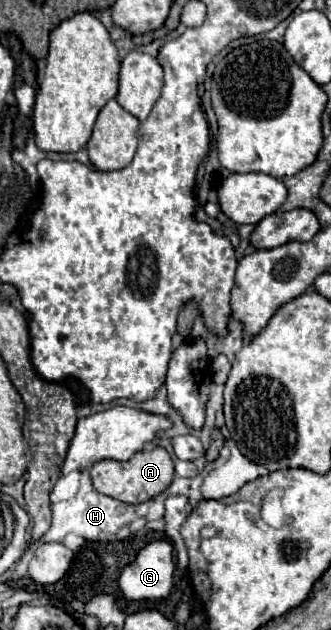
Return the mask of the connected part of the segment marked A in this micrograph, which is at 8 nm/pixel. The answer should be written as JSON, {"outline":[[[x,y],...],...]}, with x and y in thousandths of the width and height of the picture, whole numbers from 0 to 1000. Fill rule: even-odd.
{"outline":[[[474,708],[468,714],[414,717],[384,733],[305,730],[275,740],[275,759],[281,759],[287,778],[299,778],[335,790],[353,790],[366,797],[384,797],[384,800],[426,800],[426,797],[444,797],[462,787],[486,784],[492,778],[511,775],[511,768],[523,765],[523,756],[529,756],[523,730],[517,730],[511,717],[486,708]]]}

